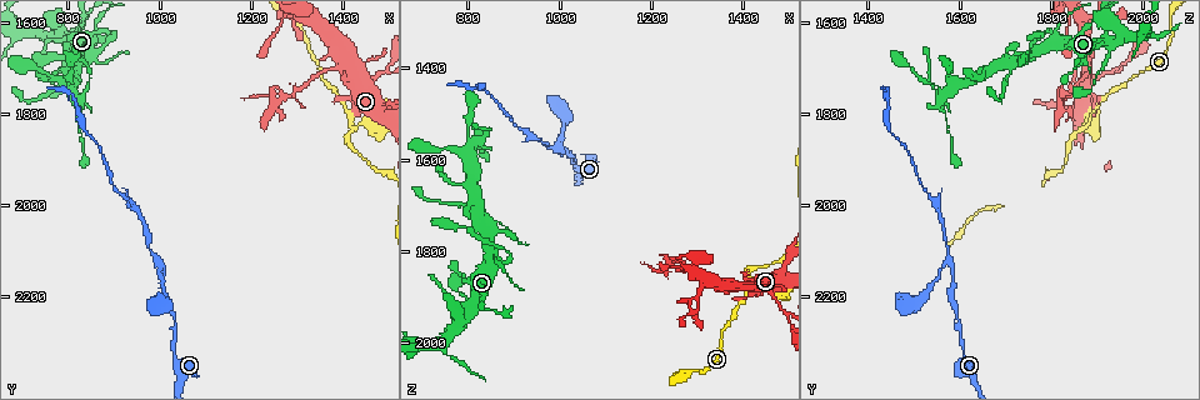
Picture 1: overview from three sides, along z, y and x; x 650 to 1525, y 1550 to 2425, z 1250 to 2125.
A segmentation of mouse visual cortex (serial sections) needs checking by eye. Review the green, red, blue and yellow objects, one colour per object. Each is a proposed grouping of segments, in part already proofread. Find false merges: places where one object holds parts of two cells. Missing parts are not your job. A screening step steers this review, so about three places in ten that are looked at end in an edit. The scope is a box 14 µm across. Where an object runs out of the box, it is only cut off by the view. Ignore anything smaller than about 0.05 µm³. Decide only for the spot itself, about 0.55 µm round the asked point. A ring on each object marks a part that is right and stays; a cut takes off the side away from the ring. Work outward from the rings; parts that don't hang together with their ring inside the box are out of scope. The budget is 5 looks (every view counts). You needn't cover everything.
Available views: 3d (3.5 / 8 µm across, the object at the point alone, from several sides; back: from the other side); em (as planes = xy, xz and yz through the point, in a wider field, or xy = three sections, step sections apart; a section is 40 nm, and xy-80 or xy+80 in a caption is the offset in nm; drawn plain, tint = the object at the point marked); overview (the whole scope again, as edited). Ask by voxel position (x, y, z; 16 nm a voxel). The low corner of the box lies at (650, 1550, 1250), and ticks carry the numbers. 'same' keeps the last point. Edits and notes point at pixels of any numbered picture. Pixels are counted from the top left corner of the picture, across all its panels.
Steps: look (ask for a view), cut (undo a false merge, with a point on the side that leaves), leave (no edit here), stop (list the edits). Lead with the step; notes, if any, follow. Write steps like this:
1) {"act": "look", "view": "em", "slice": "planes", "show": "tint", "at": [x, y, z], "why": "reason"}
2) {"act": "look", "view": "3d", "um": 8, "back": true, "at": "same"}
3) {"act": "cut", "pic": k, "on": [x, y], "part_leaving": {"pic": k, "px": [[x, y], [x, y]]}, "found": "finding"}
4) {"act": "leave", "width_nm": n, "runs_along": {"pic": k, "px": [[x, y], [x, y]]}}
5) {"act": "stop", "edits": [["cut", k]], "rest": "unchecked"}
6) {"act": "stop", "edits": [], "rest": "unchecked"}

{"act": "look", "view": "3d", "um": 3.5, "at": [995, 2115, 1575], "why": "sharp bend"}

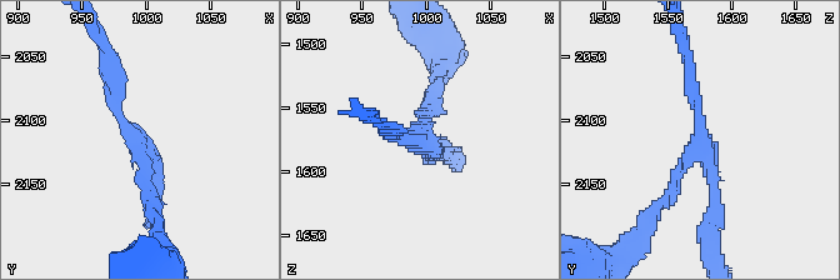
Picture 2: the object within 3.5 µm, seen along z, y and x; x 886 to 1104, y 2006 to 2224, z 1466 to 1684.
{"act": "look", "view": "em", "slice": "xy", "step": 3, "show": "tint", "at": [992, 2118, 1578], "why": "shape alone is not enough"}

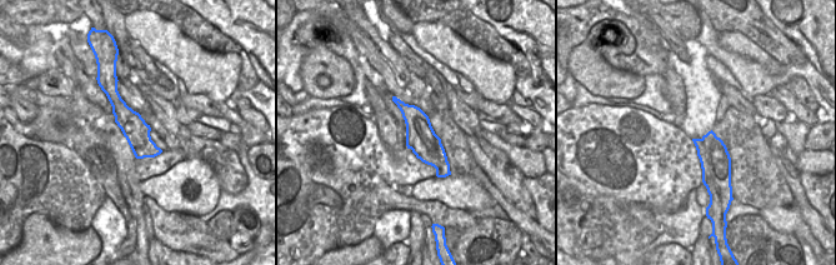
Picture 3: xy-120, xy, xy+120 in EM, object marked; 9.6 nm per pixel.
{"act": "look", "view": "em", "slice": "xy", "step": 1, "show": "tint", "at": "same"}

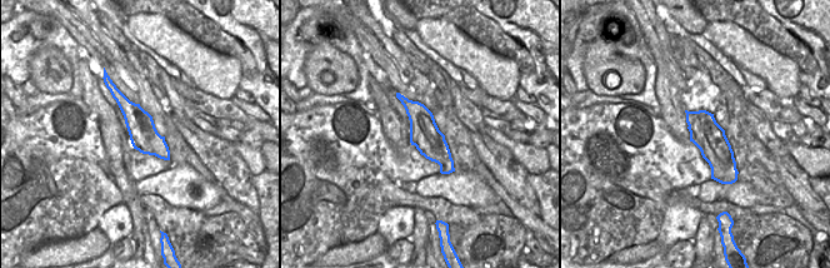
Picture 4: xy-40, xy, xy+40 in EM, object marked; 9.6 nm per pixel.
{"act": "leave", "arm_widths_nm": [150, 150, 150], "runs_along": {"pic": 4, "px": [[111, 87], [143, 133], [166, 157]]}, "found": "all the same cell"}

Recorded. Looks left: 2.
{"act": "look", "view": "3d", "um": 8, "at": [1360, 1710, 1880], "why": "thin neck"}

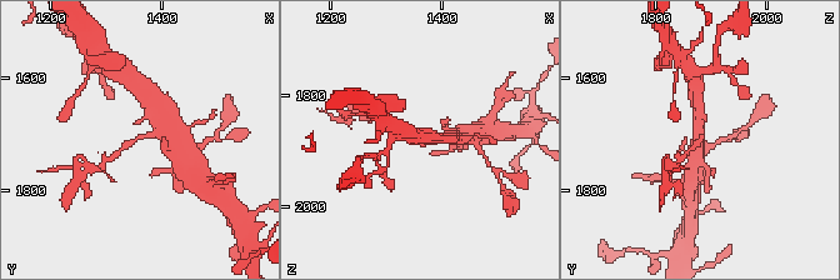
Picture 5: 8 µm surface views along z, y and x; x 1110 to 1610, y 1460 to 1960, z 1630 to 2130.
{"act": "look", "view": "em", "slice": "xy", "step": 1, "show": "tint", "at": [1360, 1710, 1885], "arm_widths_nm": [150, 300], "why": "shape alone is not enough"}

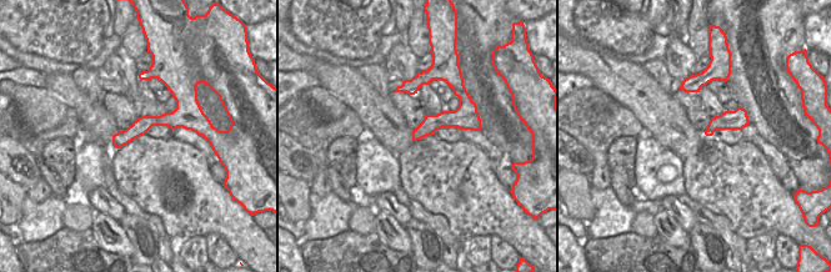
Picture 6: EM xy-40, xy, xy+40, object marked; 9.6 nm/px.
{"act": "leave", "runs_along": {"pic": 5, "px": [[173, 143], [144, 135], [113, 156]]}, "found": "one cell here"}

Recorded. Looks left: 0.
{"act": "stop", "edits": [], "rest": "unchecked"}

